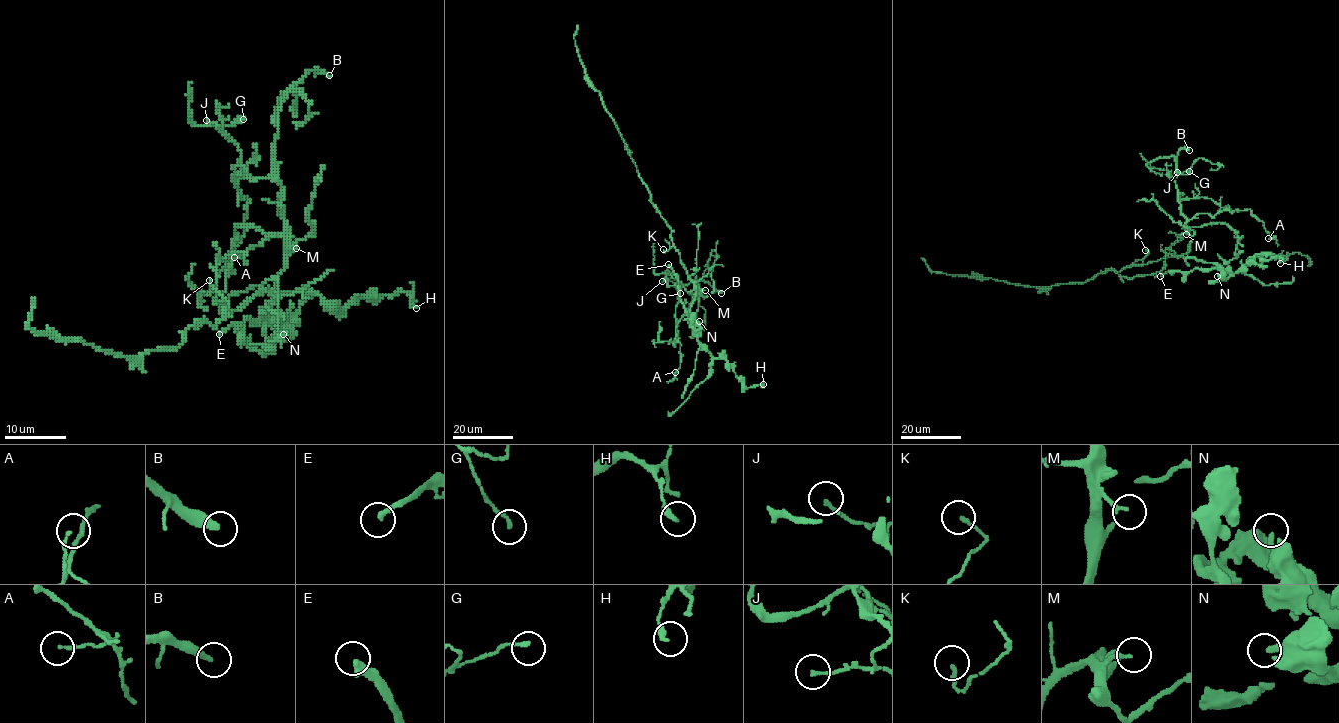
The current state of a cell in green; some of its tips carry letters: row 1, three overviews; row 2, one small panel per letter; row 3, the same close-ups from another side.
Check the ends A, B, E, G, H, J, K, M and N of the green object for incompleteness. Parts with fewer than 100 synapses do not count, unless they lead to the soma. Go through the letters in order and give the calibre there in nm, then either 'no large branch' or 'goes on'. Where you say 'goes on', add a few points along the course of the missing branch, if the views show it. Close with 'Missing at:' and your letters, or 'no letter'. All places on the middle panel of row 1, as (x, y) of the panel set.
A: calibre 120 nm; no large branch
B: calibre 320 nm; goes on; course (721, 293), (736, 310), (736, 319), (747, 326), (764, 353), (766, 370), (748, 407), (769, 413), (772, 430)
E: calibre 320 nm; no large branch
G: calibre 150 nm; no large branch
H: calibre 240 nm; no large branch
J: calibre 130 nm; no large branch
K: calibre 140 nm; no large branch
M: calibre 150 nm; no large branch
N: calibre 280 nm; no large branch
Missing at: B

